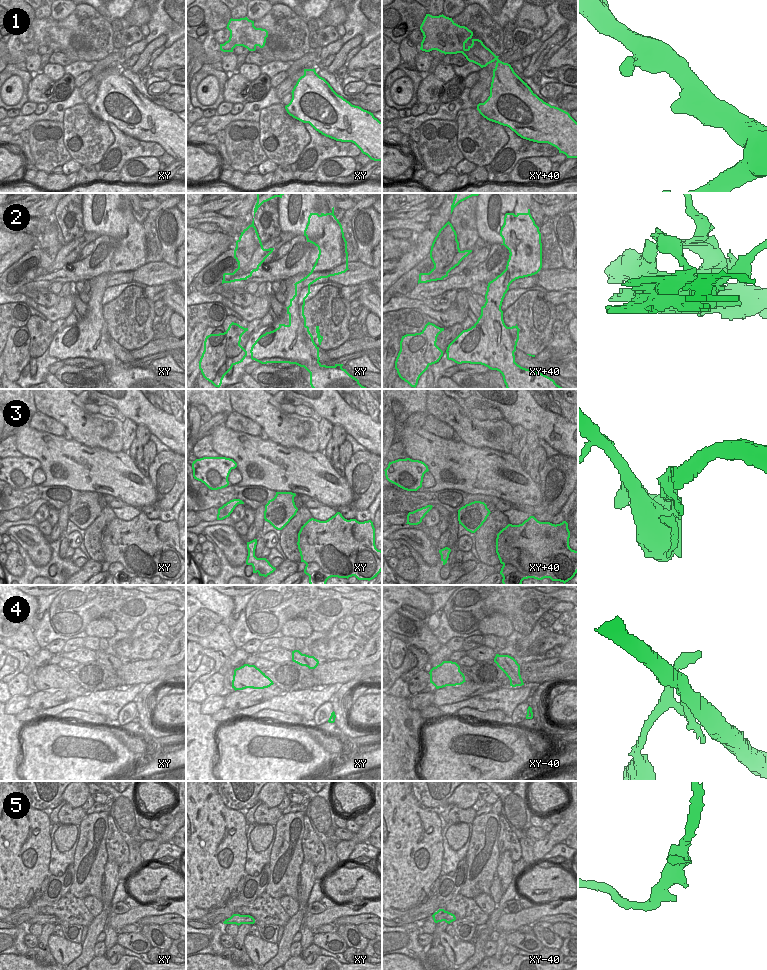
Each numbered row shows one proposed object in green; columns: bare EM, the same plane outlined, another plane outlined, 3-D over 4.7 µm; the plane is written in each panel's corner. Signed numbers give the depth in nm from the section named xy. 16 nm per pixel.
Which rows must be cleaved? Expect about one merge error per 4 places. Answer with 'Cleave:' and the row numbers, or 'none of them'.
Cleave: 3, 5

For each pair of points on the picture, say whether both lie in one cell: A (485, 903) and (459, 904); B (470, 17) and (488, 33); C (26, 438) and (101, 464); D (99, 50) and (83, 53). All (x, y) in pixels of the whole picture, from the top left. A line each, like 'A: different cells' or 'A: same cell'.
A: different cells
B: same cell
C: same cell
D: same cell

